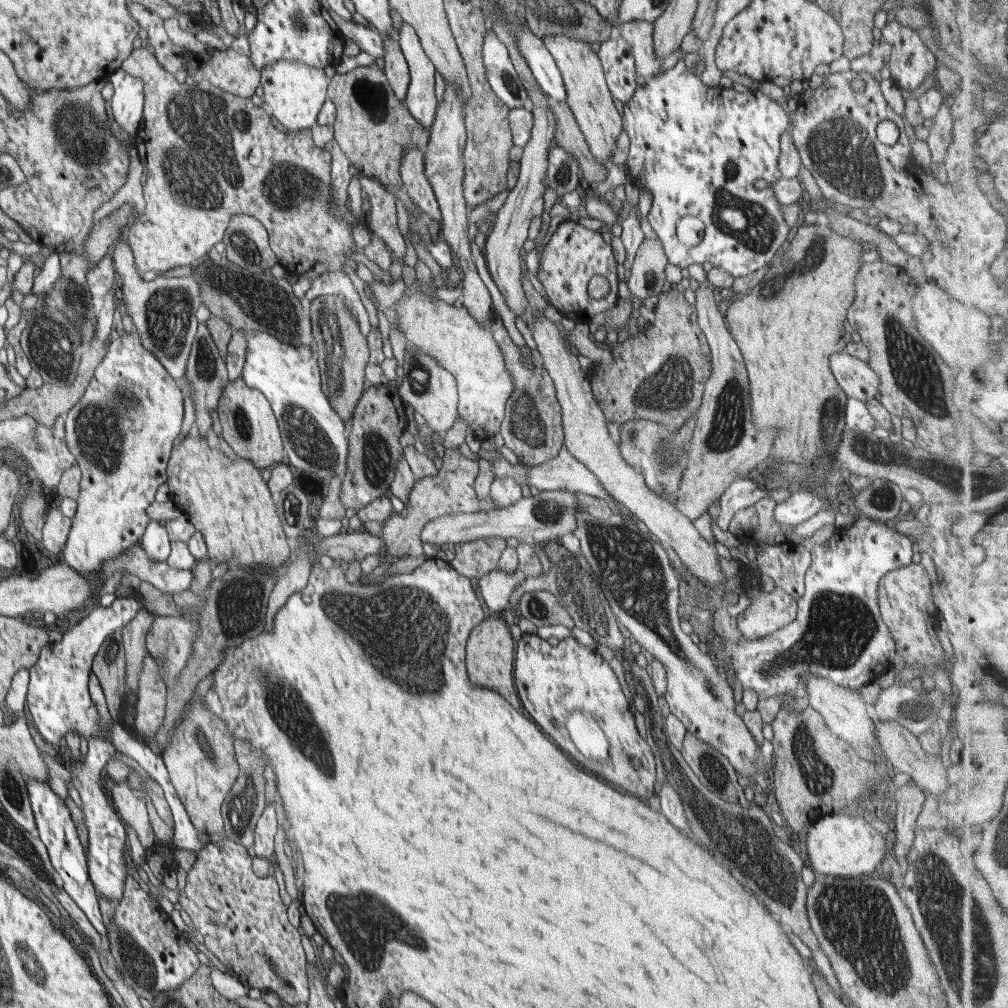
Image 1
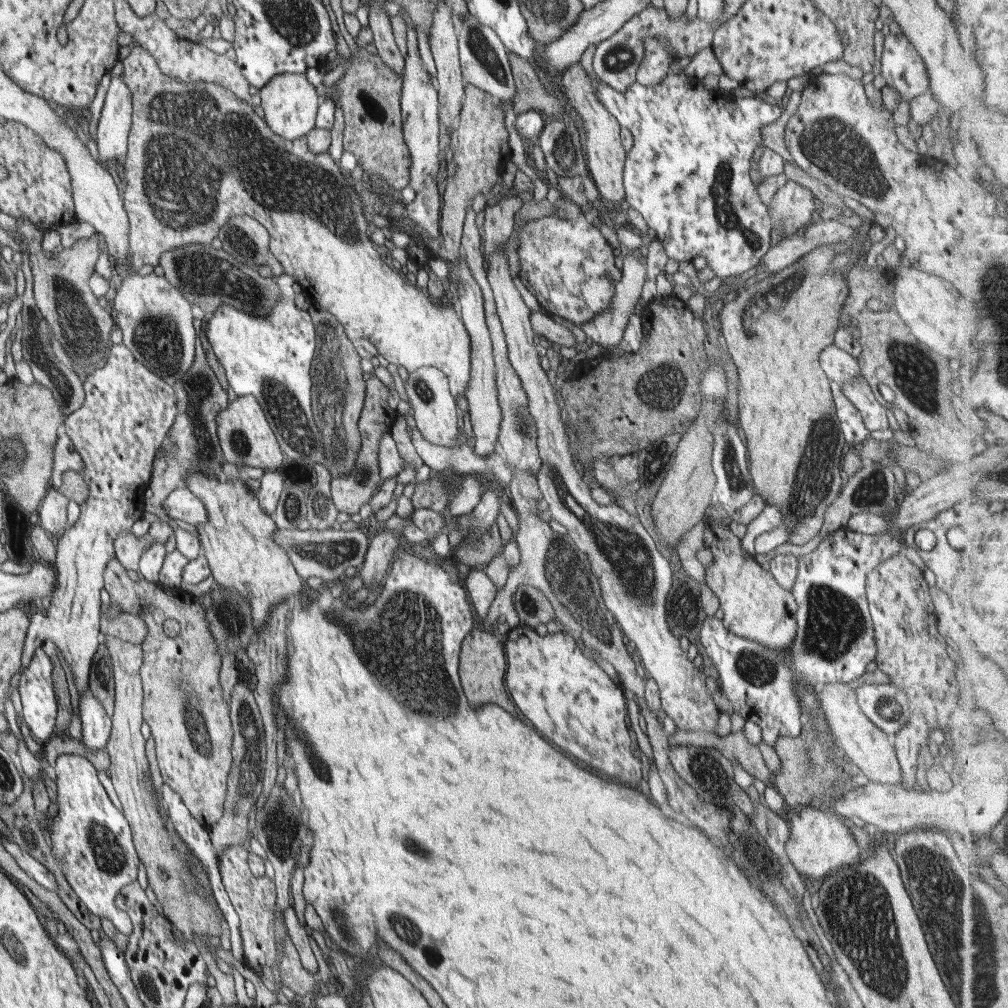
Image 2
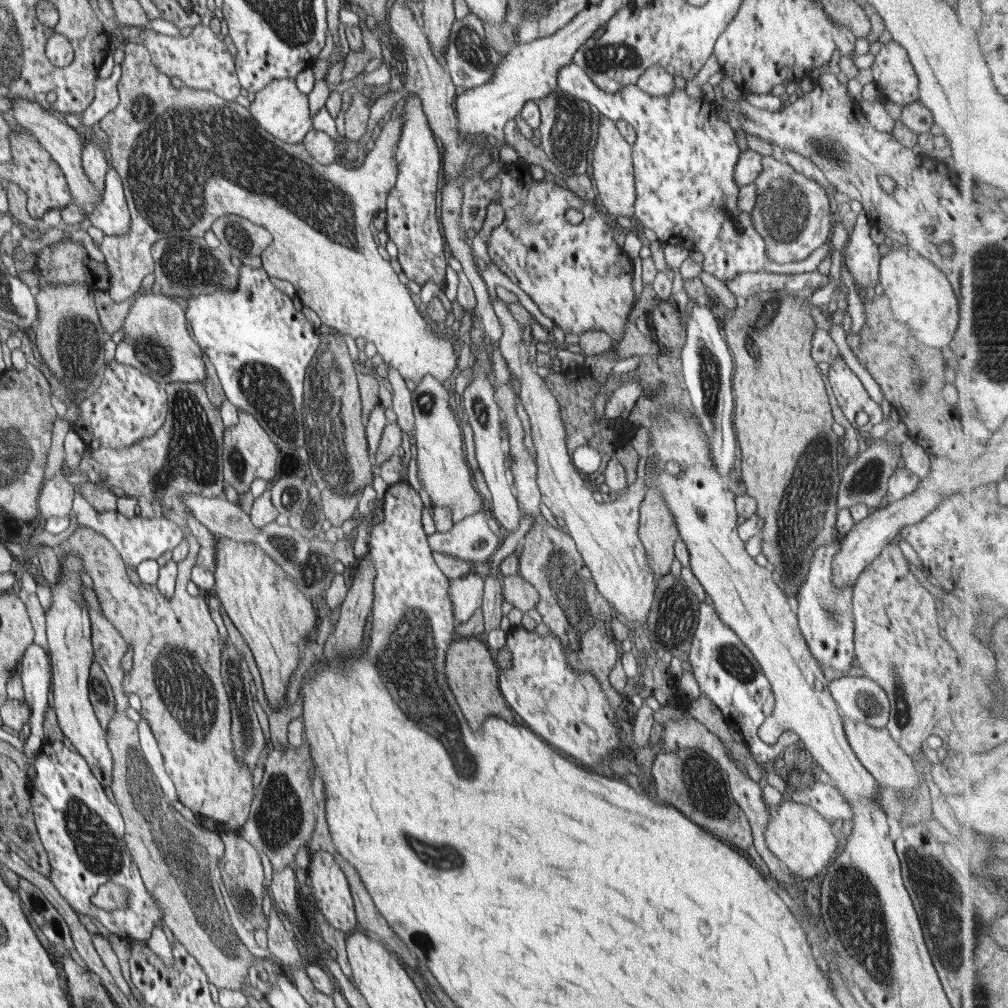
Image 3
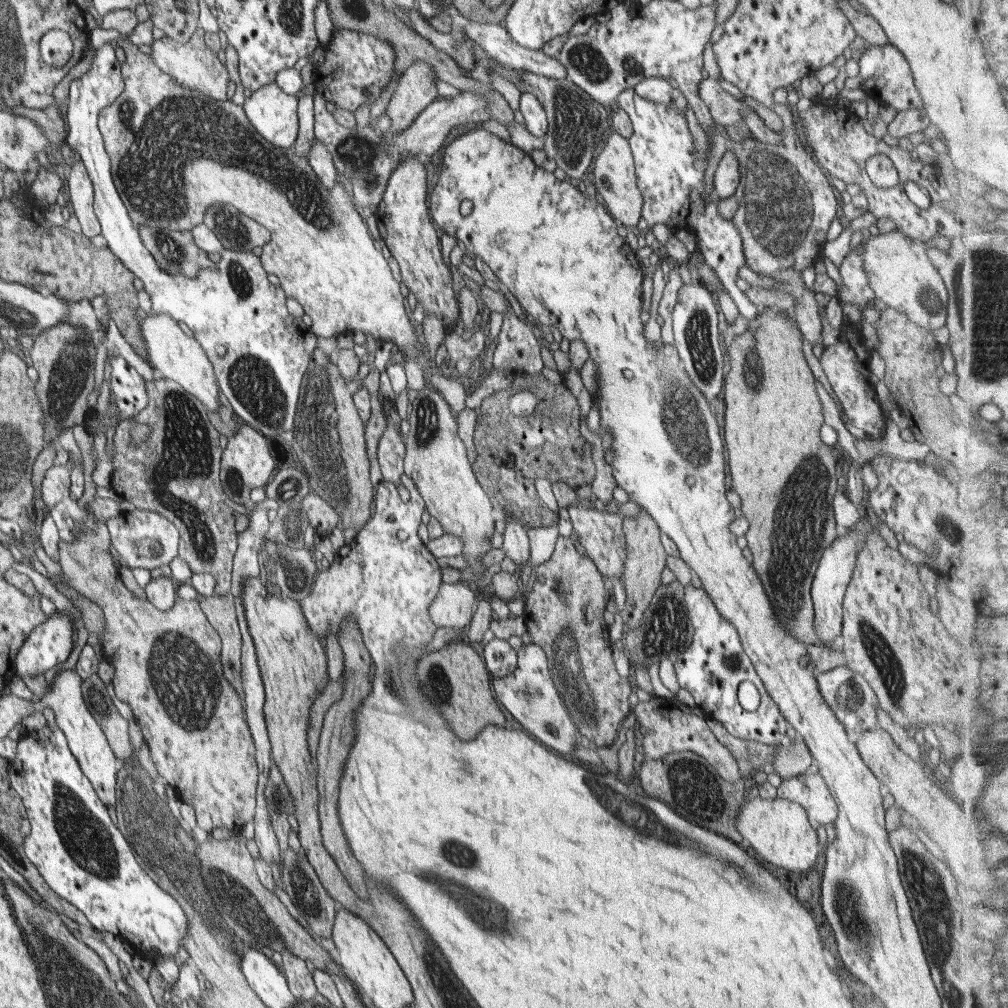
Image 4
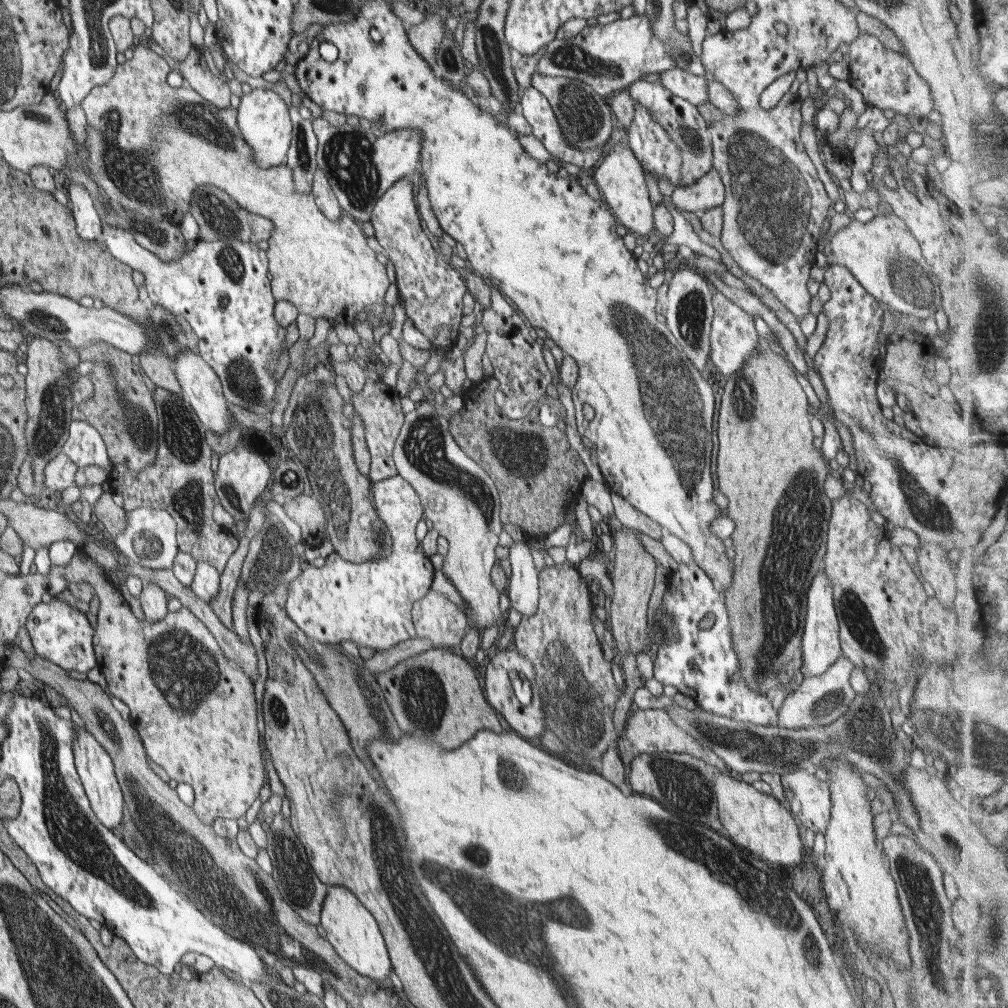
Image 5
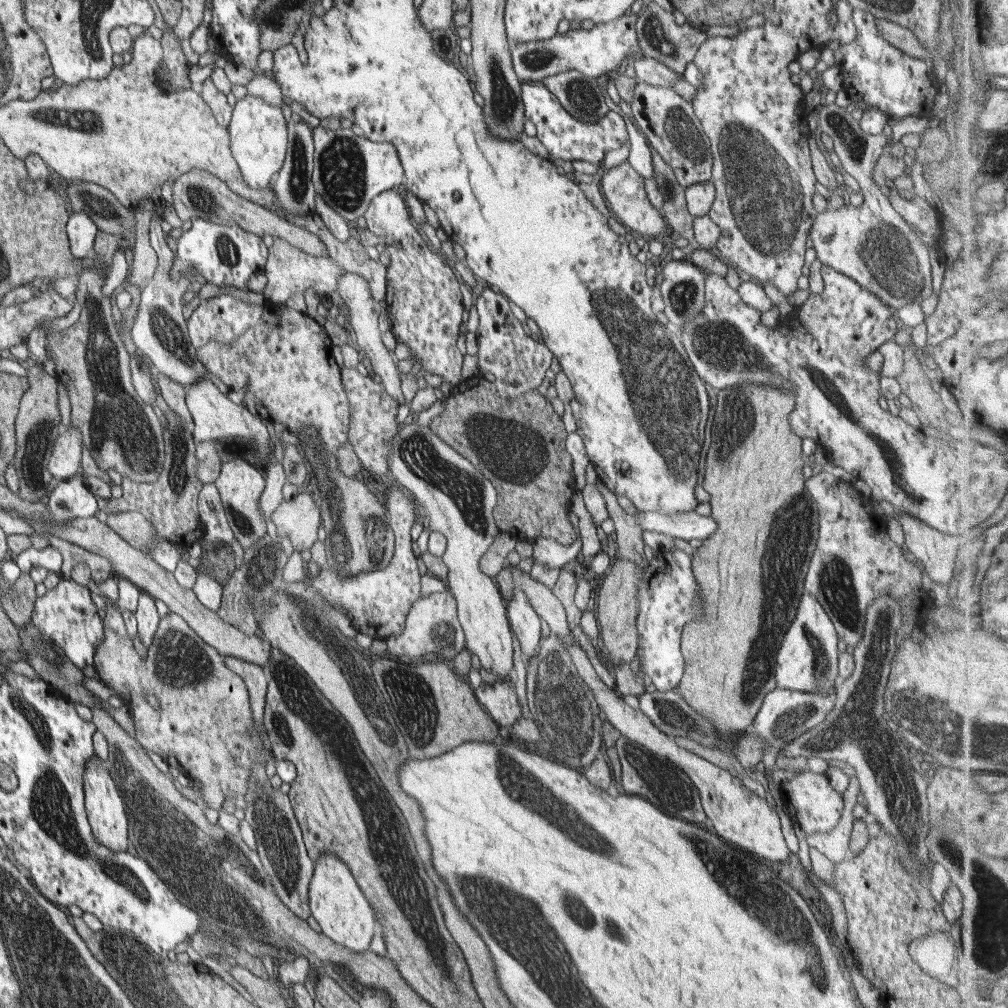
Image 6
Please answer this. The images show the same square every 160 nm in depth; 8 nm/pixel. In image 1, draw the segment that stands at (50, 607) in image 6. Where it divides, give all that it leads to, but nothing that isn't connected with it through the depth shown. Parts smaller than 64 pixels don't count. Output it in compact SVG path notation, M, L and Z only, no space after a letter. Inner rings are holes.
M116 598L109 607L97 607L77 626L68 629L59 642L50 642L44 646L39 660L29 668L25 704L44 740L60 747L60 742L68 732L77 732L86 739L101 734L101 716L88 691L91 663L105 640L133 620L141 607L140 598Z

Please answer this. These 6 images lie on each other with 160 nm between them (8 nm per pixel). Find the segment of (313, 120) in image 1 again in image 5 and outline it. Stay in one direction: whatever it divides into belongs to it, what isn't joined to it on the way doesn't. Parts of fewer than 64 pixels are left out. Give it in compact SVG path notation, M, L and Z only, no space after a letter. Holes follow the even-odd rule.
M256 88L250 94L243 94L236 109L236 122L244 142L252 148L252 162L262 168L280 166L287 163L292 141L292 122L286 102L273 92Z

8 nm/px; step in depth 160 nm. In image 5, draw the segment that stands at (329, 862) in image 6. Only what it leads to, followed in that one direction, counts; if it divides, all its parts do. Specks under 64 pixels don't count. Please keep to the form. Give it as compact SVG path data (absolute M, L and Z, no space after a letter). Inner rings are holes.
M328 886L321 910L321 925L327 934L328 942L335 948L338 956L359 974L371 978L373 982L389 979L393 971L385 940L376 919L369 910L343 886Z

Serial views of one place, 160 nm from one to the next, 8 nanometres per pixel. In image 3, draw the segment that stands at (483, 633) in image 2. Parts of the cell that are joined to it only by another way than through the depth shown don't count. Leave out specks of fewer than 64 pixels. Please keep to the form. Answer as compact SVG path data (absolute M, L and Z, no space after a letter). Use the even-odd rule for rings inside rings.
M474 637L456 638L448 647L445 669L450 690L472 730L478 730L492 715L515 723L511 706L499 690L500 670L487 643Z

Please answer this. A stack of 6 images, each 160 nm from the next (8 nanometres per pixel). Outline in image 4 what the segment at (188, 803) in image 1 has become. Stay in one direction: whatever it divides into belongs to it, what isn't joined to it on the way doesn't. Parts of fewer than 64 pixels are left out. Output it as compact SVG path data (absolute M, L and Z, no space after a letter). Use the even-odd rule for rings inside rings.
M84 515L78 520L77 529L75 530L76 536L73 543L69 543L59 540L59 564L62 570L62 576L48 576L48 580L52 582L54 586L56 584L66 584L70 588L74 588L81 595L90 599L94 603L98 604L104 612L105 617L105 636L103 633L103 651L105 654L106 662L109 662L114 666L115 673L112 680L112 684L118 700L127 703L132 708L135 716L135 721L140 725L144 744L149 745L150 756L157 768L157 771L167 780L167 782L175 790L175 795L178 799L184 800L194 808L196 815L197 826L200 829L204 829L207 832L211 832L213 828L228 828L234 830L240 830L243 826L252 821L255 815L257 807L257 792L258 792L258 779L259 770L255 759L255 744L245 720L245 709L243 708L242 701L238 697L238 693L234 690L234 687L224 678L224 672L222 672L222 663L220 662L221 653L221 639L219 635L214 631L214 628L209 624L207 616L201 609L199 598L195 600L177 599L172 608L167 611L160 610L152 605L148 600L141 600L137 598L126 588L122 578L119 576L119 570L114 566L112 558L110 557L110 544L111 534L107 528L107 523L101 521L94 516Z

